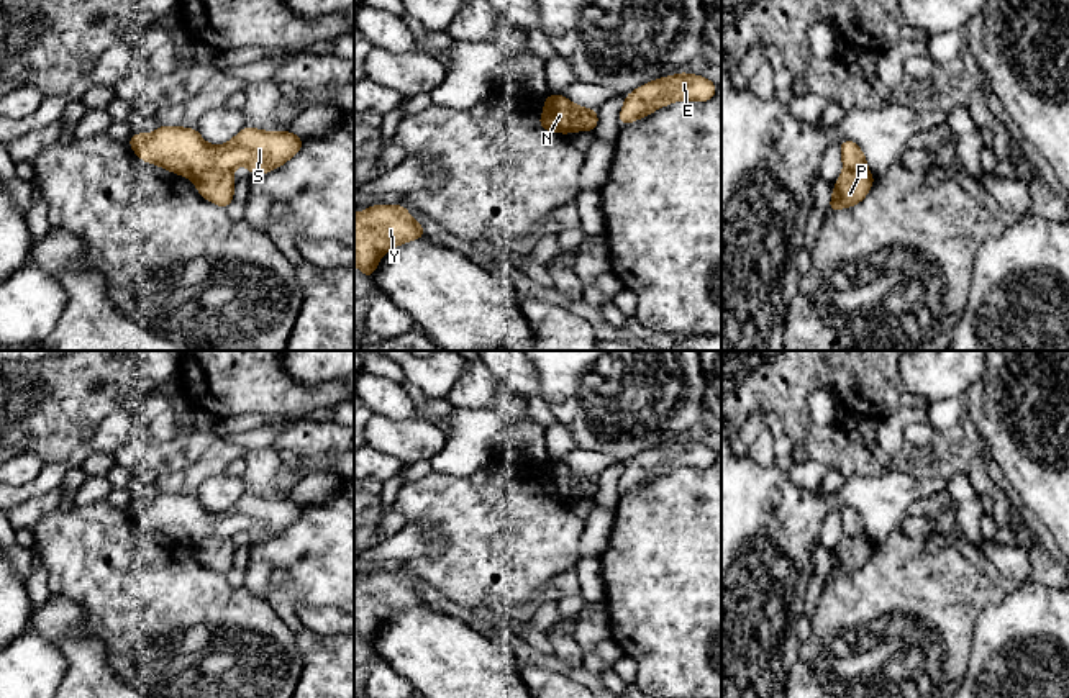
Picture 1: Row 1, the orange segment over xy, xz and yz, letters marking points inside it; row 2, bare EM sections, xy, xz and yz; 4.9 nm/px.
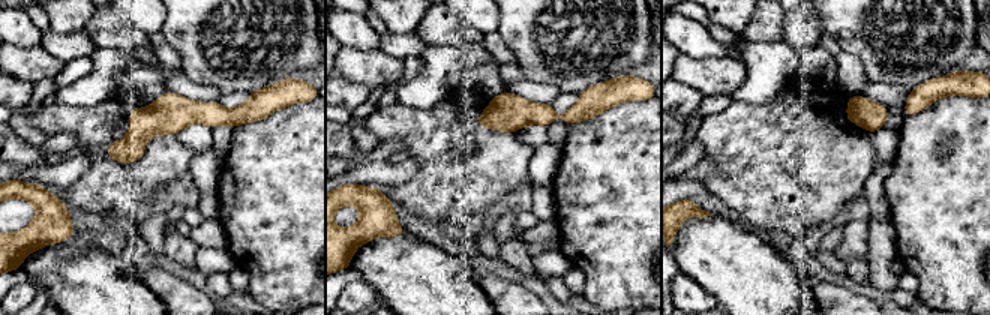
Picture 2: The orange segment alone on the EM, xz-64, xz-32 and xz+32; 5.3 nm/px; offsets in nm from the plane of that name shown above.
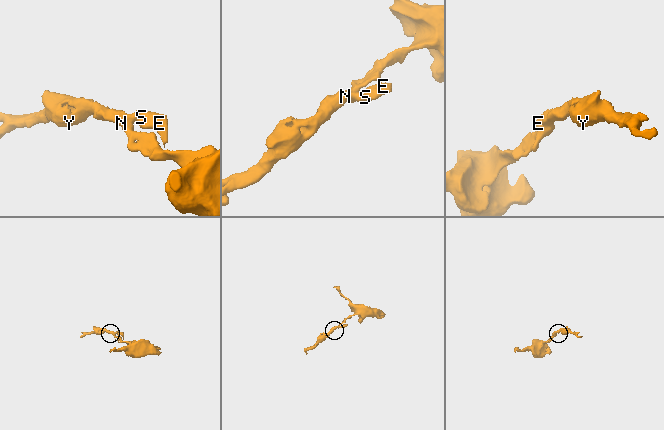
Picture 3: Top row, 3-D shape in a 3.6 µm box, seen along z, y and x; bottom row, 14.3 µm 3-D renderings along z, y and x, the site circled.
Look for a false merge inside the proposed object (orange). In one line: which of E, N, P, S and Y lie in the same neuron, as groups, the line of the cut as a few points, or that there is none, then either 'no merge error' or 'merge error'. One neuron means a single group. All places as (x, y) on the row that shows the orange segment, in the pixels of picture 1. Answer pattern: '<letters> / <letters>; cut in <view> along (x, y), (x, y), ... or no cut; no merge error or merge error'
E N S Y / P; cut in xy along (230, 171), (205, 171), (194, 179); merge error

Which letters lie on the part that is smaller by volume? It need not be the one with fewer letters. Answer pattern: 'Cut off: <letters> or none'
Cut off: E, N, S, Y

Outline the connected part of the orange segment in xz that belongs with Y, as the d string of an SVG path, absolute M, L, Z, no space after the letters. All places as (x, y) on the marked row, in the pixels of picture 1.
M377 203L354 213L354 265L371 280L389 249L426 236L425 228L407 211L408 205Z

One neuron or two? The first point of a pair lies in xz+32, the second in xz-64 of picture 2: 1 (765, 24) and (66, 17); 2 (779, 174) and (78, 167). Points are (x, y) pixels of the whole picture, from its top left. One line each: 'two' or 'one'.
1: two
2: two

